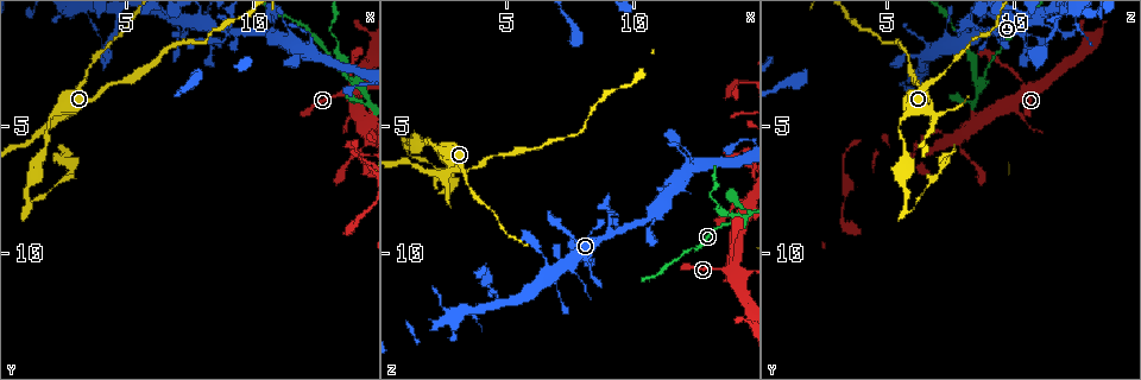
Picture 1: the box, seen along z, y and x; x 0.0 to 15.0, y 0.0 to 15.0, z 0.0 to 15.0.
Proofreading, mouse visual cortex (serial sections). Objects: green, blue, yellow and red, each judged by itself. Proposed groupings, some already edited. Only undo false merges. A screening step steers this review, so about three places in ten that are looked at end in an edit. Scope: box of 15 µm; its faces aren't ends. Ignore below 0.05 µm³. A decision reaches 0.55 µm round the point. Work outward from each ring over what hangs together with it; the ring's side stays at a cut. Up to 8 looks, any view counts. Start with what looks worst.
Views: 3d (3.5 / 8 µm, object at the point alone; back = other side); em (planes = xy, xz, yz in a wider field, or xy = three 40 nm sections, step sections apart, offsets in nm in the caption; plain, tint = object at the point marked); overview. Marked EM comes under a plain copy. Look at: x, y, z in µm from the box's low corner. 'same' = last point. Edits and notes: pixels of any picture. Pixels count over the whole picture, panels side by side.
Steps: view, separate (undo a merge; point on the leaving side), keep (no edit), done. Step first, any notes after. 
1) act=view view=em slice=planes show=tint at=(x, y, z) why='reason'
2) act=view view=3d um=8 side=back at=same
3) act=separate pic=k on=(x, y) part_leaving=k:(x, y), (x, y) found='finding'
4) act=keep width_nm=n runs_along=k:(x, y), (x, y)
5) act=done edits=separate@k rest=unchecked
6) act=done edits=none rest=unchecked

act=view view=3d um=3.5 at=(14.0, 3.2, 8.7) why='a narrow waist'

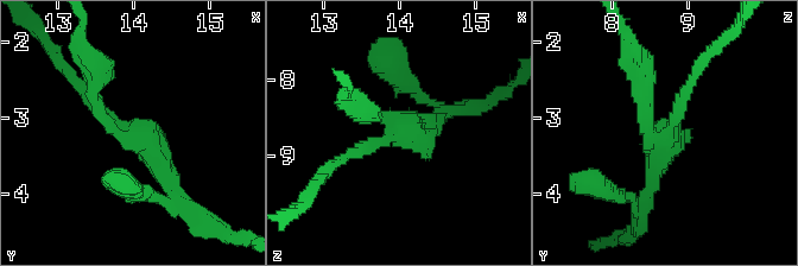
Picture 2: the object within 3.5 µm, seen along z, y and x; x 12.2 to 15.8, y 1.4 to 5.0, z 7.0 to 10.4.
act=view view=em slice=planes show=tint at=(13.95, 3.25, 8.70)

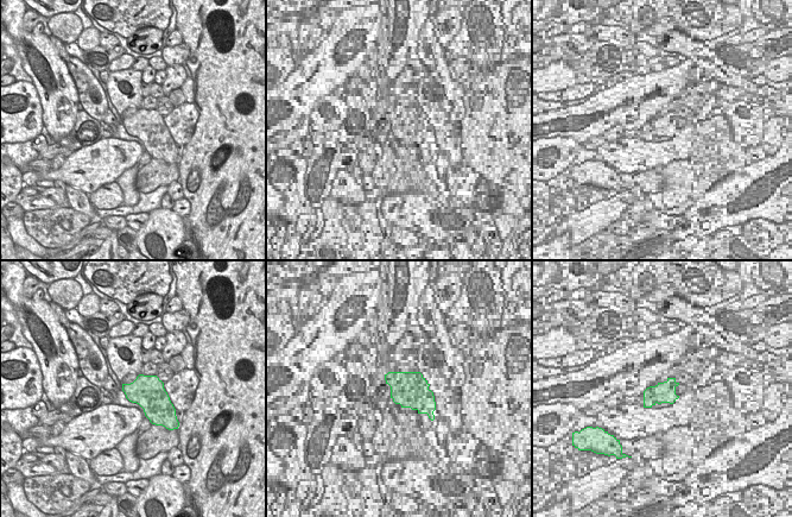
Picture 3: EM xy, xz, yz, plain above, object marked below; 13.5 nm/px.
act=keep arms=3 runs_along=2:(77, 84), (146, 139), (172, 194) found='all the same cell'

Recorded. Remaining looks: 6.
act=view view=3d um=3.5 at=(1.0, 8.4, 5.9) why='abrupt turn'

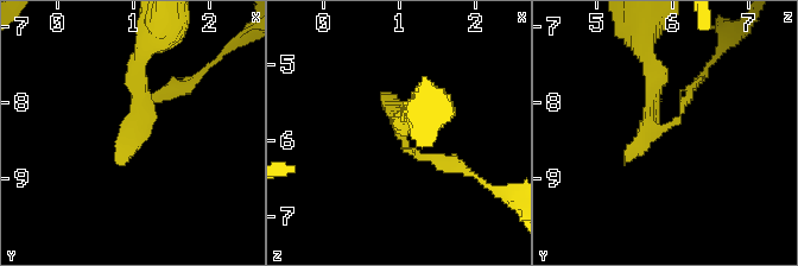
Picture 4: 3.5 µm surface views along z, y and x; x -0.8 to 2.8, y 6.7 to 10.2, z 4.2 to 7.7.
act=view view=em slice=planes show=tint at=(1.05, 8.35, 5.85)

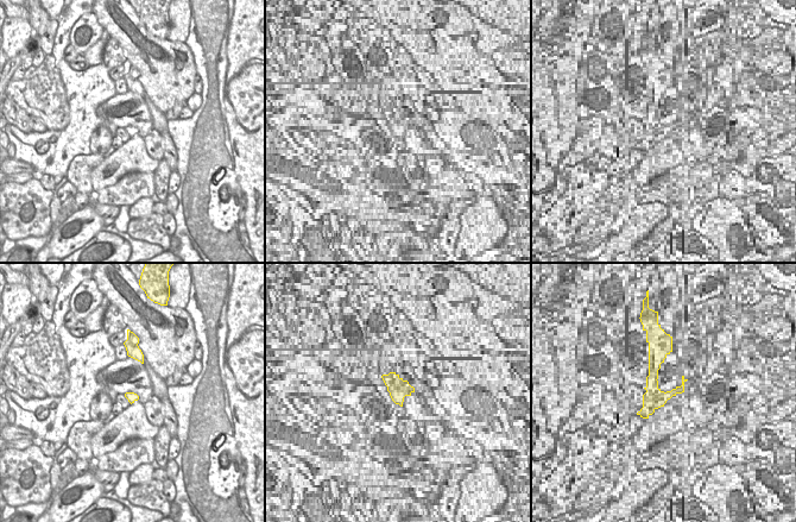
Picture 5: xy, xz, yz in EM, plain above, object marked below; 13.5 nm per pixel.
act=view view=em slice=xy step=1 show=tint at=same why='another direction'

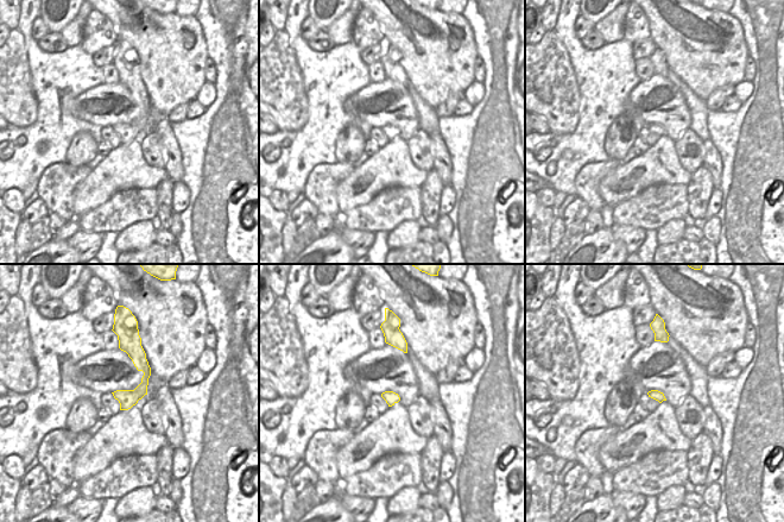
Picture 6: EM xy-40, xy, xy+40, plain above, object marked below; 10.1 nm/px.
act=separate pic=4 on=(158, 94) width_nm=130 part_leaving=4:(650, 113), (652, 127), (673, 124), (698, 80) found='a second cell is stuck on'

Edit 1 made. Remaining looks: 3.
act=view view=3d um=3.5 at=(2.6, 4.6, 6.9) why='two arms in line, one across'

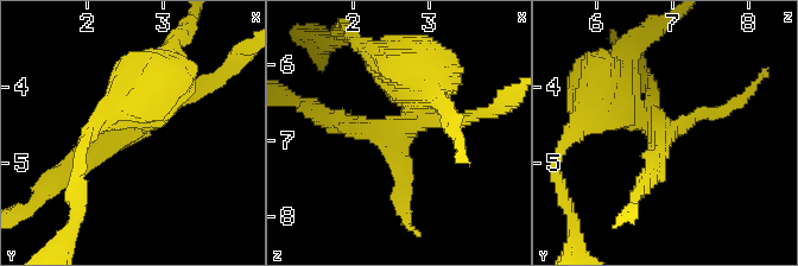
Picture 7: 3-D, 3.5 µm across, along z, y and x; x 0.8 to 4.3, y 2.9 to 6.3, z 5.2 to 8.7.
act=view view=em slice=xy step=1 show=tint at=(2.55, 4.55, 6.85) why='shape alone is not enough'

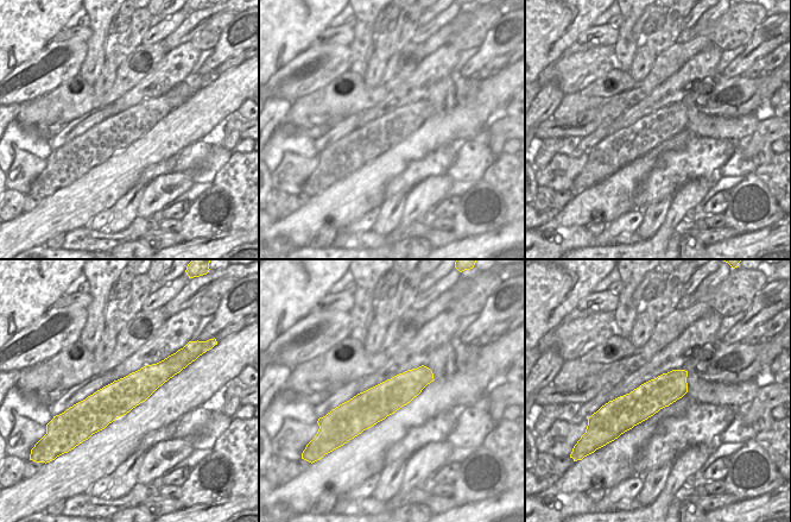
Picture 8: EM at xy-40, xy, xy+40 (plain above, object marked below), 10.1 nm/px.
act=separate pic=7 on=(401, 154) found='a second cell is stuck on'

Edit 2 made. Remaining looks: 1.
act=done edits=separate@4,separate@7 rest=unchecked

